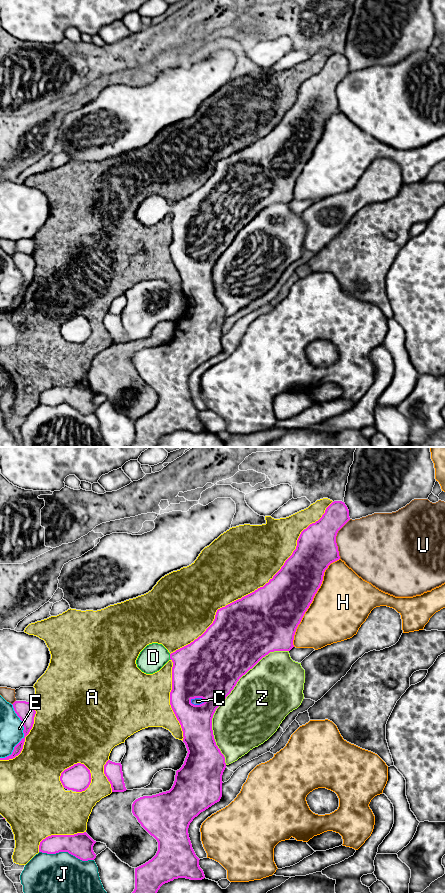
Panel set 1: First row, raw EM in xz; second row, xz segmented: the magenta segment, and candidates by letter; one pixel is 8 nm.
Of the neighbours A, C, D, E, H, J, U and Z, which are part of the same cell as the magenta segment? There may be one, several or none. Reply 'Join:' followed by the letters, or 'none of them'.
Join: C, D

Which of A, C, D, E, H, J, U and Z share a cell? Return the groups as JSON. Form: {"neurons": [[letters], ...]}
{"neurons": [["A"], ["C", "D"], ["E"], ["H"], ["J"], ["U"], ["Z"]]}

